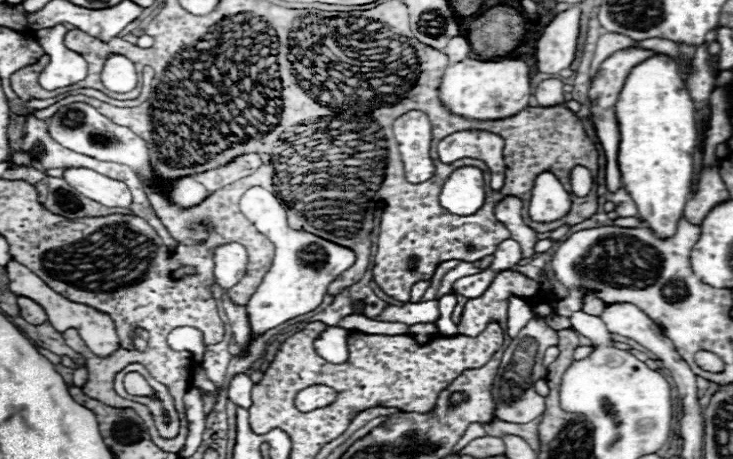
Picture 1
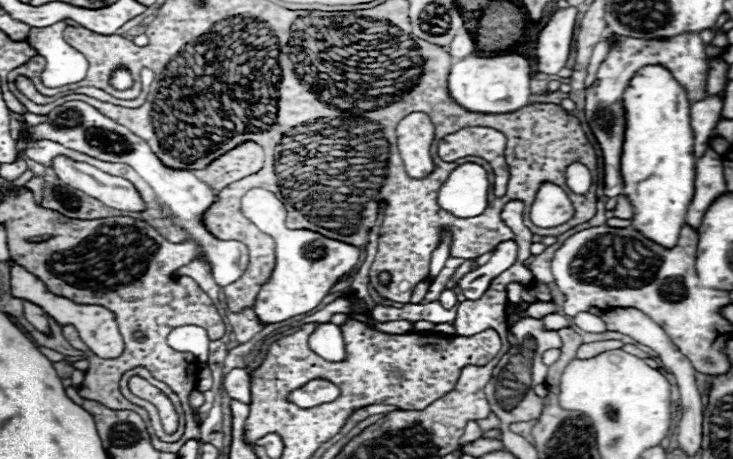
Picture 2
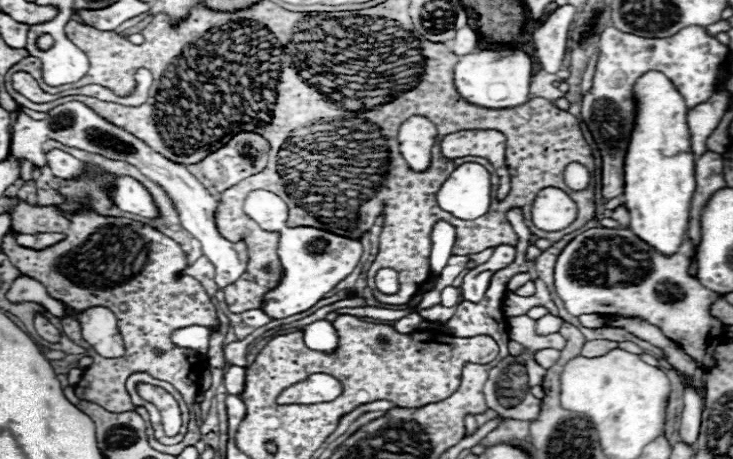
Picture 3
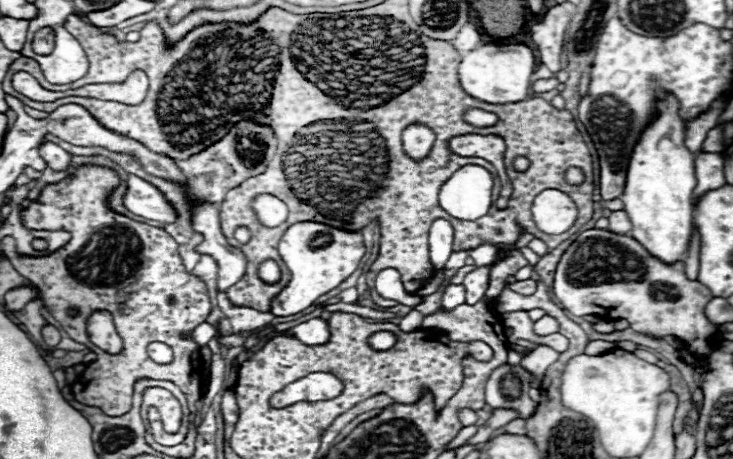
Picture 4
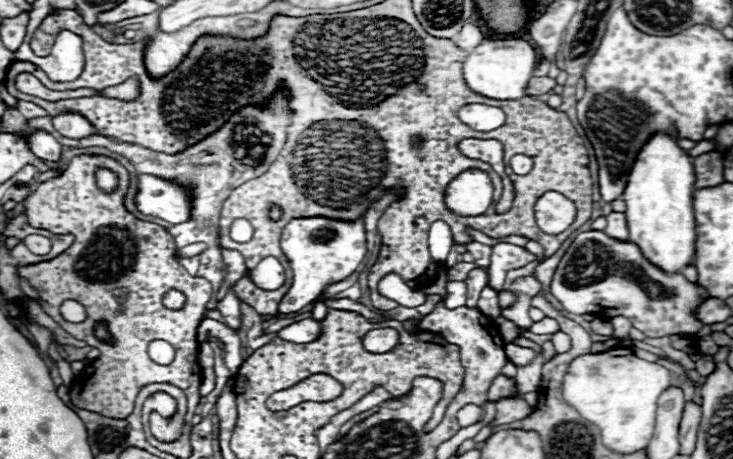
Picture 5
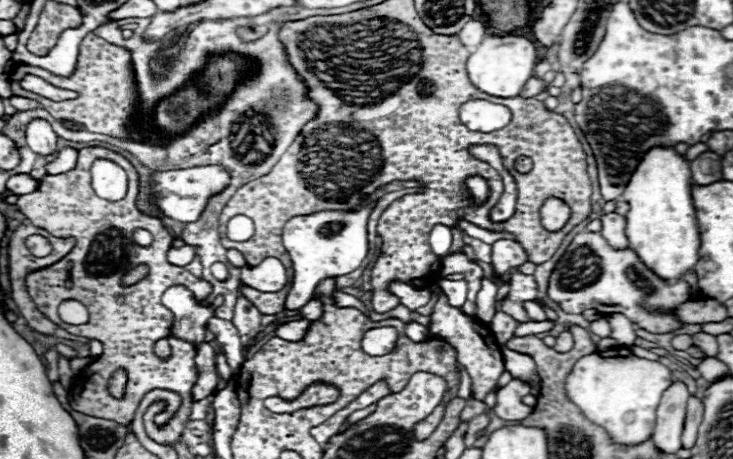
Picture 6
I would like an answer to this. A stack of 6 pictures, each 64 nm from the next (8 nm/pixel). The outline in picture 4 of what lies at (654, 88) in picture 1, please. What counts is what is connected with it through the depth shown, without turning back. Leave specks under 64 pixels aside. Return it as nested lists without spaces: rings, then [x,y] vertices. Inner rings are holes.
[[[668,98],[666,110],[652,122],[652,126],[644,130],[640,142],[634,148],[634,156],[628,164],[626,188],[620,196],[632,224],[630,236],[646,246],[646,250],[664,264],[674,264],[686,258],[688,242],[694,232],[692,194],[696,188],[696,156],[684,146],[684,138],[686,126],[678,116],[678,100]]]

